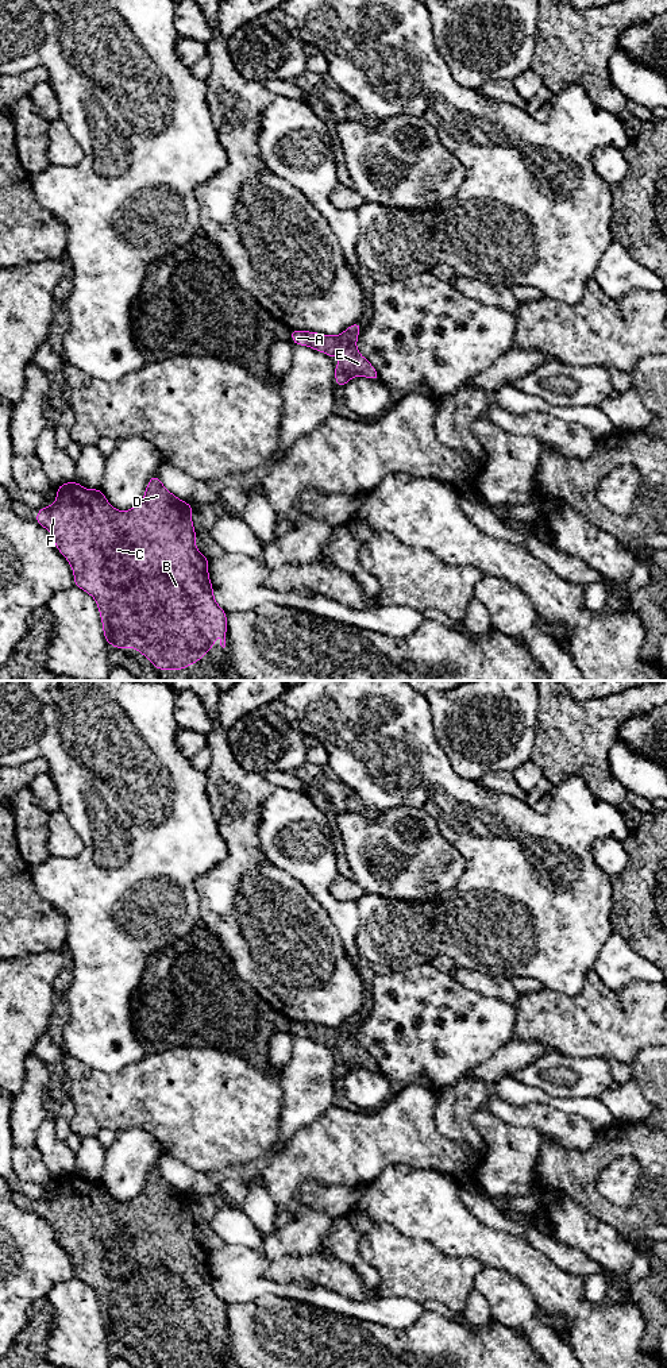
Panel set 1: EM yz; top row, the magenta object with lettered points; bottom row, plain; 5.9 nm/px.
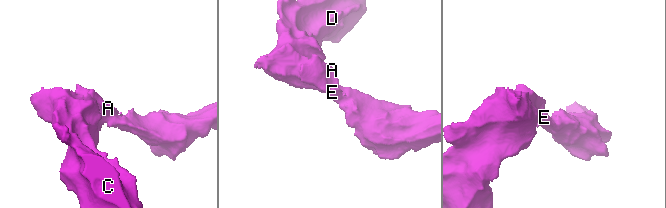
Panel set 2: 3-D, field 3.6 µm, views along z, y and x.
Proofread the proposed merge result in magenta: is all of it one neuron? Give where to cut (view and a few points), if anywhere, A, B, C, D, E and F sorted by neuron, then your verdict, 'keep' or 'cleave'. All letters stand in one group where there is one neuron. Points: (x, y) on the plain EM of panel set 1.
no cut; A B C D E F; keep

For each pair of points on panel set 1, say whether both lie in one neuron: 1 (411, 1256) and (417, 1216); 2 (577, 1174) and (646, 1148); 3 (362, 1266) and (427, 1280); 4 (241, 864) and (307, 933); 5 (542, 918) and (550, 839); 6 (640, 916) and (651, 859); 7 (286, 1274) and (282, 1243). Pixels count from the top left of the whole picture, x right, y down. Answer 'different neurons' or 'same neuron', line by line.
1: different neurons
2: same neuron
3: different neurons
4: same neuron
5: same neuron
6: same neuron
7: different neurons

